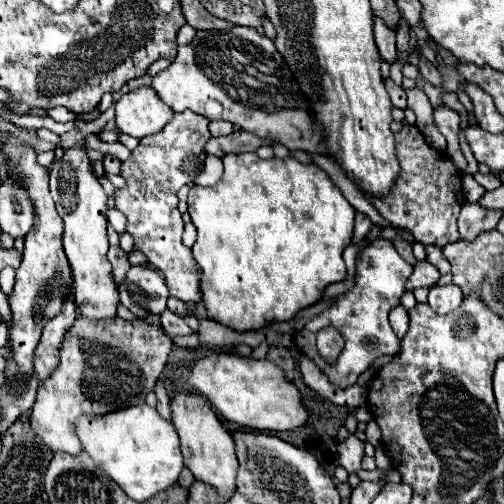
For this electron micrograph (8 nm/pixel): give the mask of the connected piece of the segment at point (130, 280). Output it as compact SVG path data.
M131 266L127 278L119 288L121 304L129 308L137 318L149 314L163 314L167 308L169 288L165 288L165 278L147 266Z

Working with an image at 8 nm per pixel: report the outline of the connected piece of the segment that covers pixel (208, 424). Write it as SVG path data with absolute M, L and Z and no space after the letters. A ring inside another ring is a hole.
M175 394L171 400L171 420L175 424L175 430L181 438L181 450L185 456L185 466L193 472L197 480L203 484L209 484L221 496L229 498L237 490L237 470L239 460L233 444L233 436L223 428L217 414L211 410L211 406L197 394Z

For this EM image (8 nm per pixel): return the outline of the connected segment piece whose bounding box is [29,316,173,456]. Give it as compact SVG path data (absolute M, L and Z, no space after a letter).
M77 316L75 324L67 332L61 344L61 362L55 372L39 386L37 400L31 412L31 428L35 436L51 450L51 452L67 452L77 456L83 450L81 440L77 436L77 418L79 416L103 416L113 410L137 406L145 402L145 396L155 388L155 382L167 362L167 356L173 348L173 340L165 334L161 326L147 324L145 320L91 320Z

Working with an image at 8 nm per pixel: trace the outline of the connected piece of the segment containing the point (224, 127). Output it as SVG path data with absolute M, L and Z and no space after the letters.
M209 122L209 132L211 136L225 136L233 132L233 124L229 122Z

